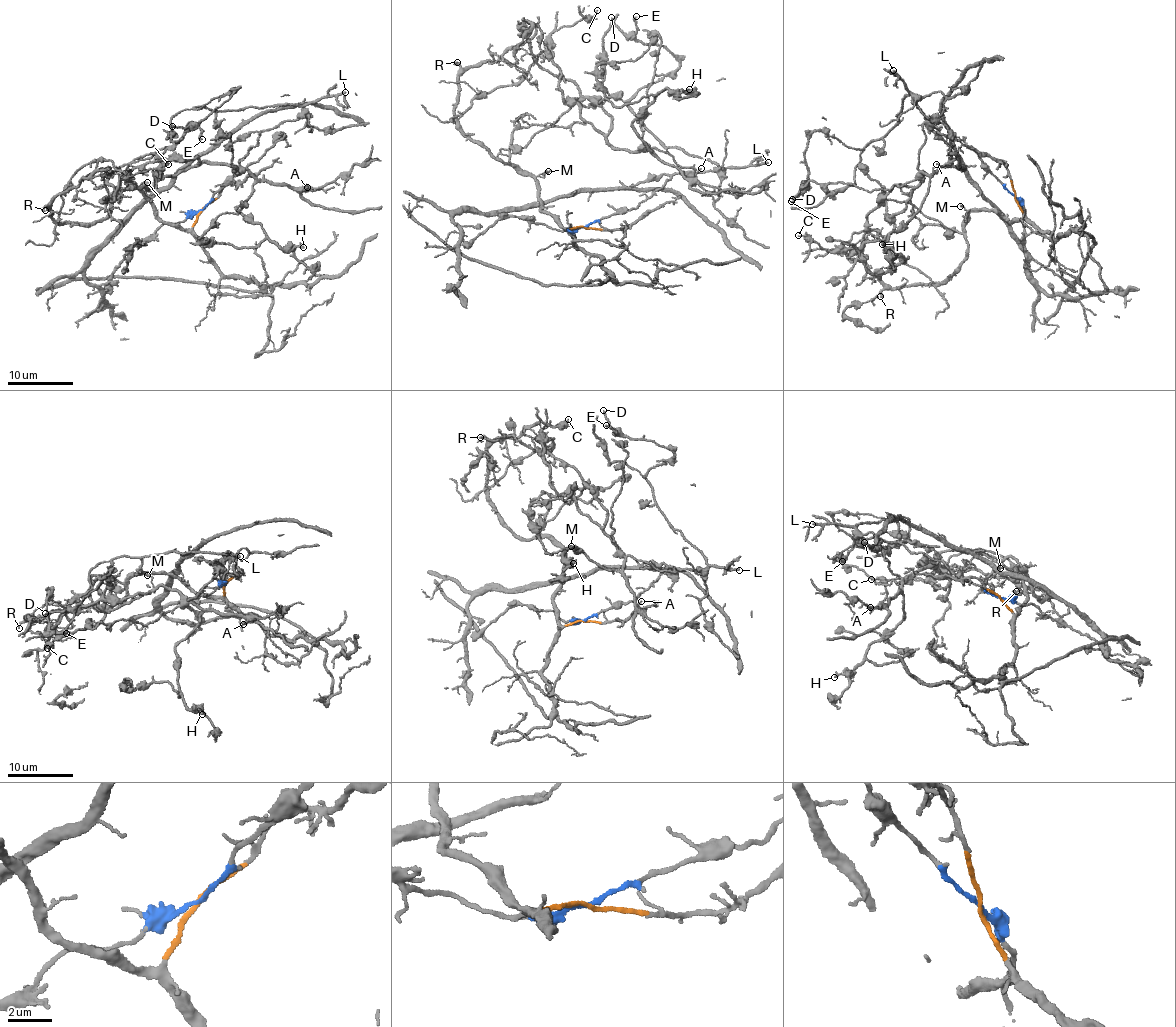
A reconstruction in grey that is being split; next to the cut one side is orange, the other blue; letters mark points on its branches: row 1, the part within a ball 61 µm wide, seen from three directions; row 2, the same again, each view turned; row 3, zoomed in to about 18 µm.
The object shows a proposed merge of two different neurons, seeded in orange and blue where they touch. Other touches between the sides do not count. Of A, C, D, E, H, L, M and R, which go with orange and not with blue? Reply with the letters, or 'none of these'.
A, C, H, M, R

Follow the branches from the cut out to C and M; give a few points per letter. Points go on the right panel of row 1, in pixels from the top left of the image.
C: (1014, 196), (1024, 214), (1012, 223), (973, 210), (961, 232), (888, 198), (884, 240), (831, 251), (797, 236)
M: (1014, 196), (1024, 214), (1012, 223), (991, 211), (960, 206)

